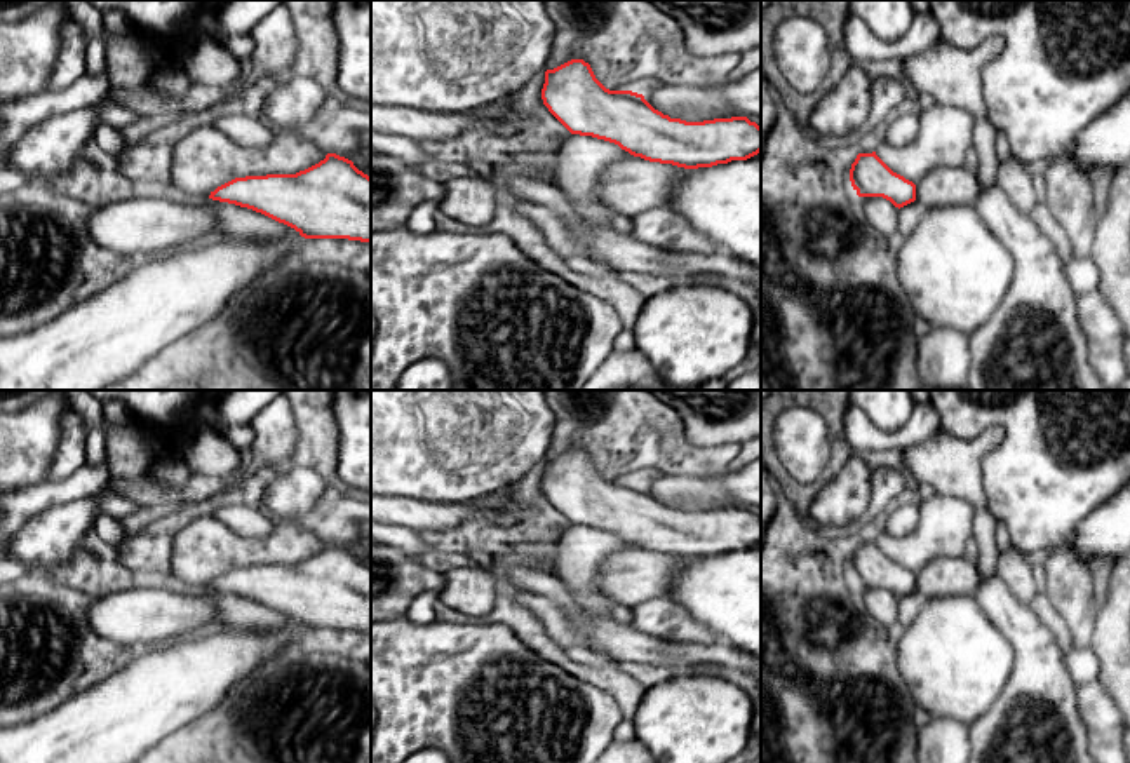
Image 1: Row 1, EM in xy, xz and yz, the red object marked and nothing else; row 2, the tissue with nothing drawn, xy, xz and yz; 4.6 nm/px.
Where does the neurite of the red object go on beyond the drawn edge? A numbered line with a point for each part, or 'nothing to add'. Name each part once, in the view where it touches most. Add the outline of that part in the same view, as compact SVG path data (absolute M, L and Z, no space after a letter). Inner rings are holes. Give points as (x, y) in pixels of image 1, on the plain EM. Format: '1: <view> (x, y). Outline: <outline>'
1: xz (632, 575). Outline: M623 547L608 556L599 575L602 603L634 608L648 599L669 598L679 568L688 559Z

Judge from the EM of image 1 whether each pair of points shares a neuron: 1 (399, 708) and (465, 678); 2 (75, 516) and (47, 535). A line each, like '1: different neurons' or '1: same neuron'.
1: same neuron
2: same neuron

